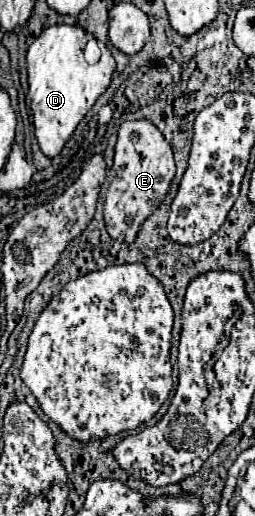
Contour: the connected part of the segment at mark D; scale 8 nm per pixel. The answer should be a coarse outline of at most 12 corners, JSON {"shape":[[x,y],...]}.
{"shape":[[80,26],[44,28],[28,48],[40,150],[60,154],[108,88],[116,62],[84,60]]}

